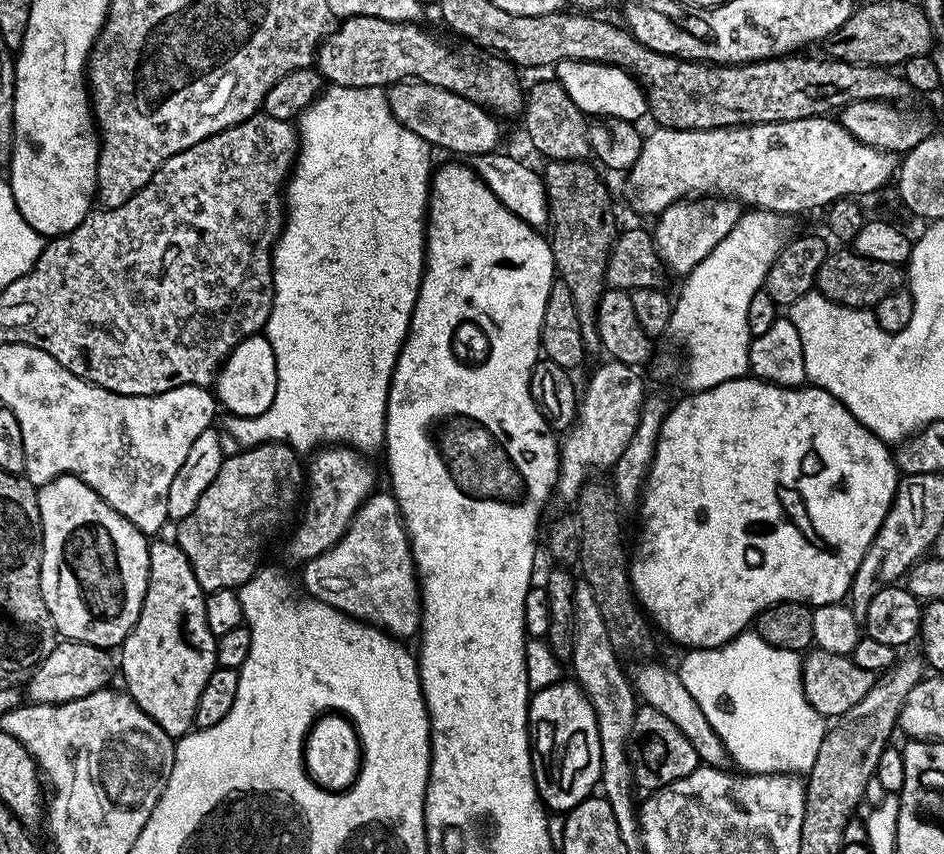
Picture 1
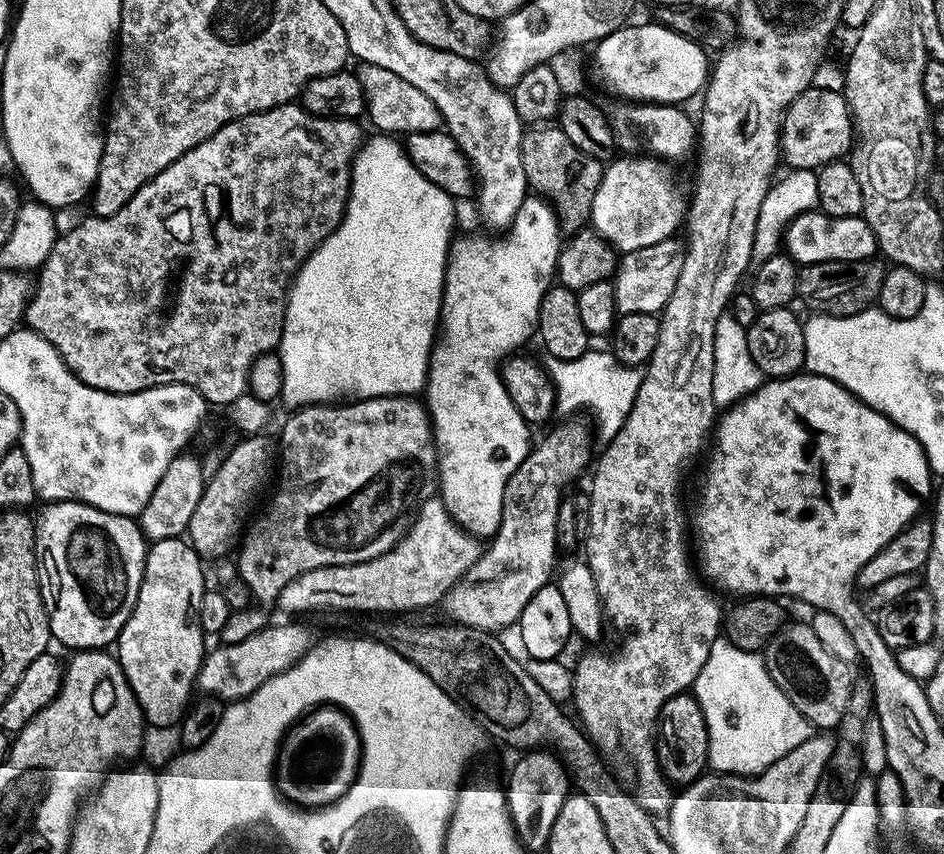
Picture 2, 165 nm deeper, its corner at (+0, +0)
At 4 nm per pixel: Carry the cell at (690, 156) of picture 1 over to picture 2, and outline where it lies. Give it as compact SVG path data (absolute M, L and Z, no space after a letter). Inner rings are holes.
M624 154L619 158L613 159L604 169L602 182L594 194L591 227L620 254L673 239L686 220L686 196L680 193L680 188L668 169L671 167L665 161L647 154Z

